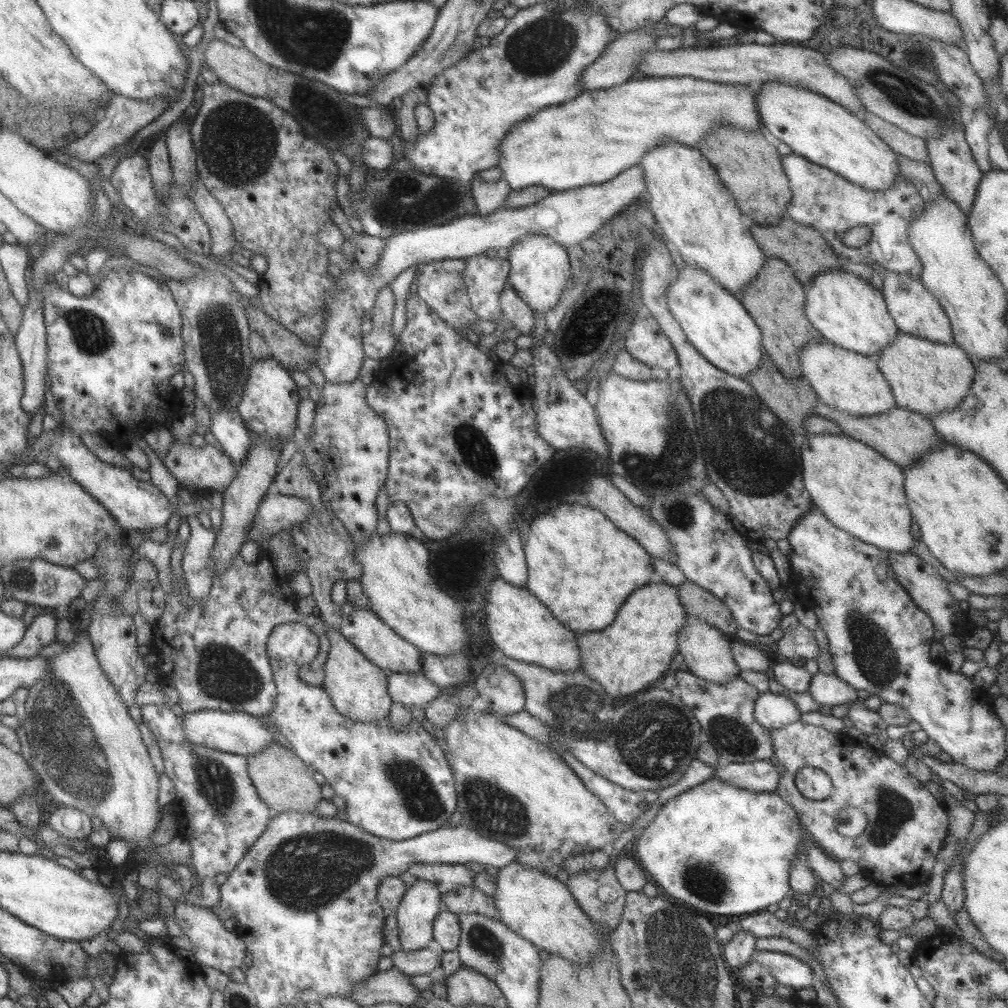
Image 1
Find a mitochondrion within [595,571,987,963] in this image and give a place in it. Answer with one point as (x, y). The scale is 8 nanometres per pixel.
(875, 655)

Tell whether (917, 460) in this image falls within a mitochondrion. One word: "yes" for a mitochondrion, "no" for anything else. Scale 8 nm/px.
no

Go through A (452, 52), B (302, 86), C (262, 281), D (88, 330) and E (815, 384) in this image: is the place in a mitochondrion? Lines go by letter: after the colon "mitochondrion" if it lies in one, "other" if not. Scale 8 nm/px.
A: mitochondrion
B: mitochondrion
C: other
D: mitochondrion
E: other

